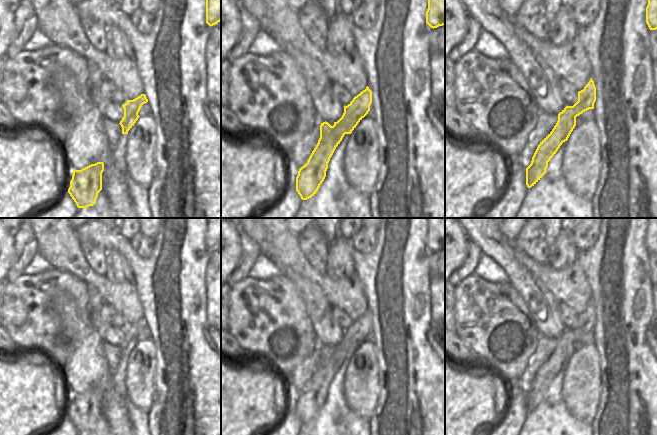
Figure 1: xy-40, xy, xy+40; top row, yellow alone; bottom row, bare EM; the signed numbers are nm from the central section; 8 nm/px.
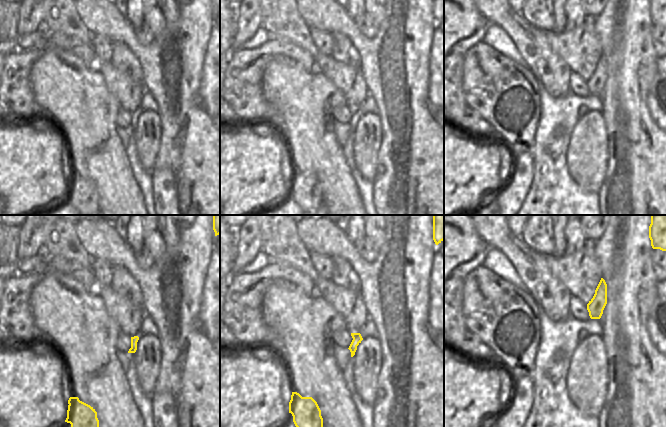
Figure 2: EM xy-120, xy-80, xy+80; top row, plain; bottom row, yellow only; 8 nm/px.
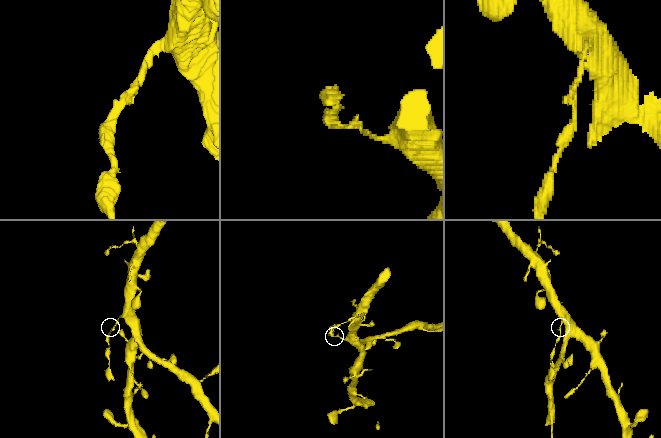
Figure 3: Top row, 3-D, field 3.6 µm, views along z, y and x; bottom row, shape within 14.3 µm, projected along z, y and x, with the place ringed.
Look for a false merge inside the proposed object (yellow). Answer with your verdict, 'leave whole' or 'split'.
split

